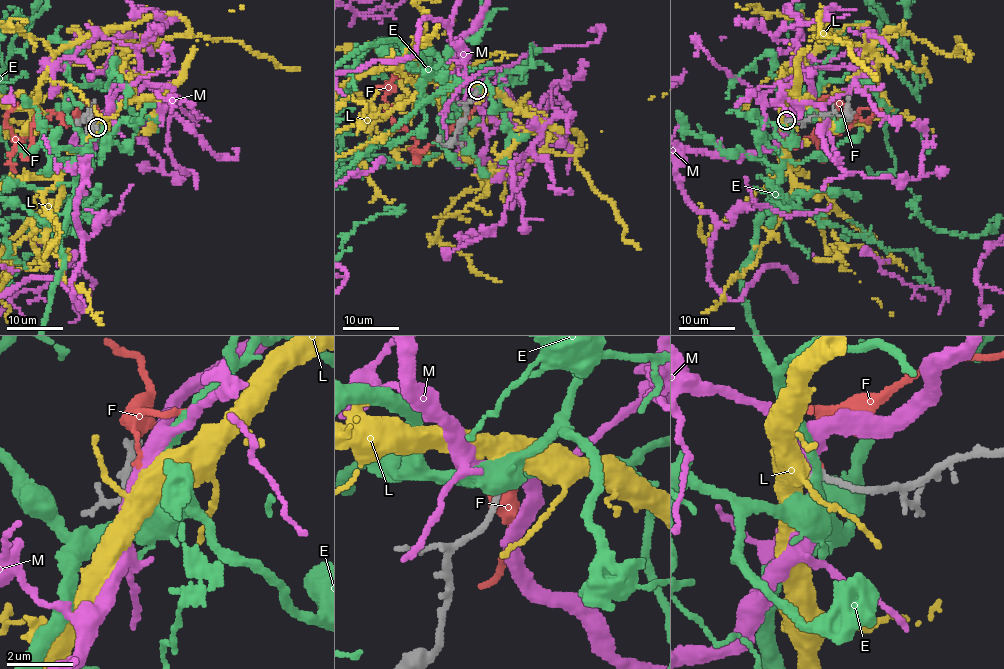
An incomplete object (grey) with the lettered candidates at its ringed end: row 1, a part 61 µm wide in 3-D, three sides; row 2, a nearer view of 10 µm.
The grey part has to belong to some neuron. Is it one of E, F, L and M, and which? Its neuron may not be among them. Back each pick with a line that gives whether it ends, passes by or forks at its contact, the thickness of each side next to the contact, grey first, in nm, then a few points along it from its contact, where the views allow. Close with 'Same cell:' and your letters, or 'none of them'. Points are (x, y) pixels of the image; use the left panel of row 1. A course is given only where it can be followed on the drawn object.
L: It forks there. Thickness 200 nm (grey) against 480 nm
Same cell: L

